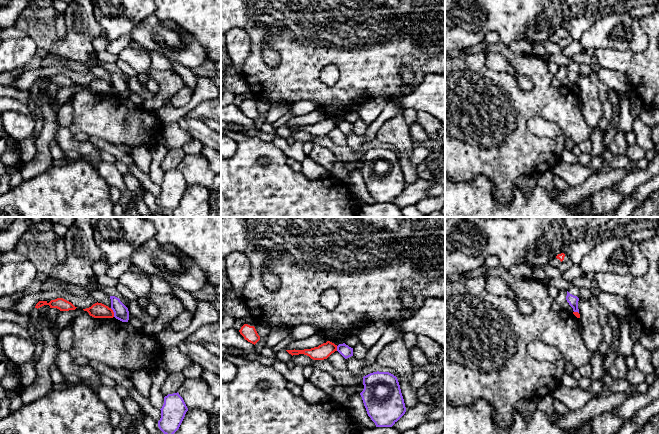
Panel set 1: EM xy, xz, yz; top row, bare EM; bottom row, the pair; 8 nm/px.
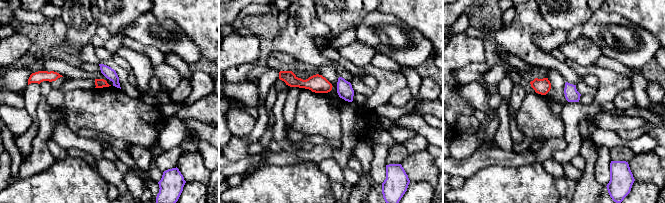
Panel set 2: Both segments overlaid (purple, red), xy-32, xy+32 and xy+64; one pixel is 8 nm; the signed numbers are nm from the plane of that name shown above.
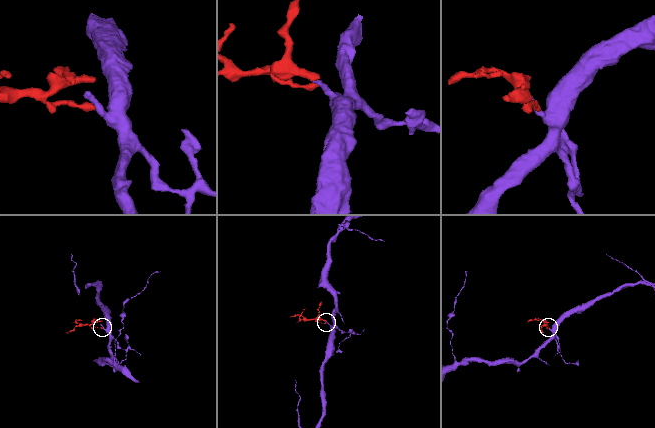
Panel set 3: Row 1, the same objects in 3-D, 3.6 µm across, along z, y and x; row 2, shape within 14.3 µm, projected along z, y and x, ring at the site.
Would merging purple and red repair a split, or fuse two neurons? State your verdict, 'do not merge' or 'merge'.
do not merge

